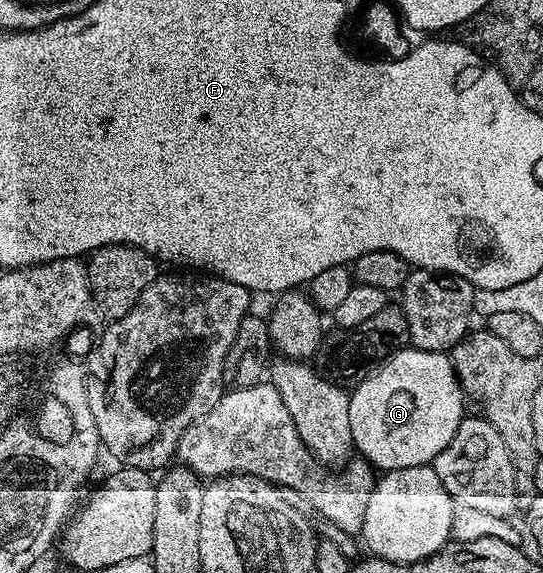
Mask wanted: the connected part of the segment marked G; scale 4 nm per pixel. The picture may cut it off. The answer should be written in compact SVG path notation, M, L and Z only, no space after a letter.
M399 348L364 381L353 387L348 404L348 424L352 428L354 450L362 453L359 455L378 472L429 466L440 452L444 452L444 448L448 448L452 436L456 436L456 428L460 428L467 413L466 406L468 402L462 385L458 383L454 365L445 353Z

